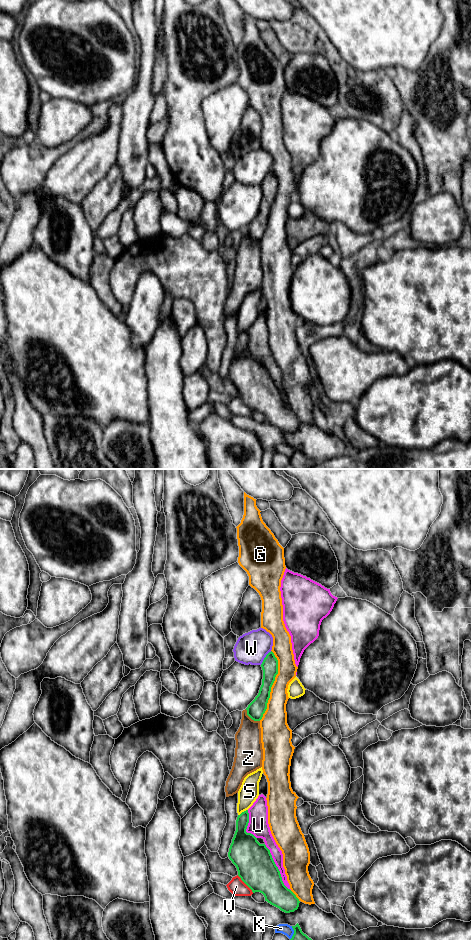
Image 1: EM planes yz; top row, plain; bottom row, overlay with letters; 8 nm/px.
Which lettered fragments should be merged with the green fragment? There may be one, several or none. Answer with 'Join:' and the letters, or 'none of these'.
Join: Z

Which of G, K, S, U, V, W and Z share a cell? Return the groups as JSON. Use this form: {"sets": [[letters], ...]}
{"sets": [["G"], ["K"], ["S"], ["U"], ["V"], ["W"], ["Z"]]}

